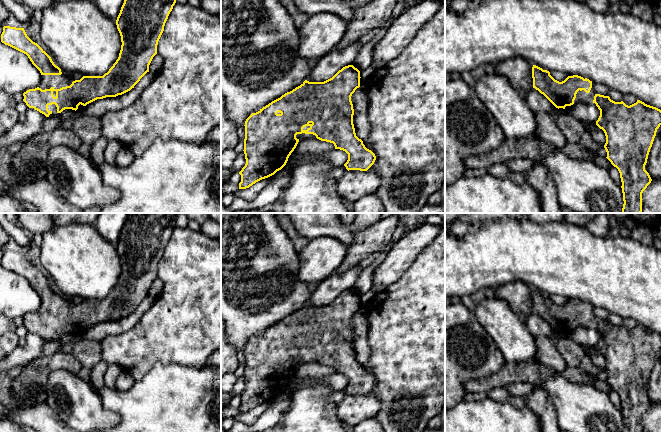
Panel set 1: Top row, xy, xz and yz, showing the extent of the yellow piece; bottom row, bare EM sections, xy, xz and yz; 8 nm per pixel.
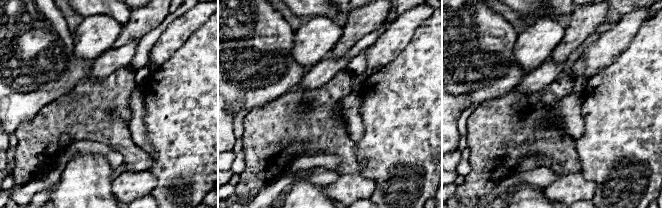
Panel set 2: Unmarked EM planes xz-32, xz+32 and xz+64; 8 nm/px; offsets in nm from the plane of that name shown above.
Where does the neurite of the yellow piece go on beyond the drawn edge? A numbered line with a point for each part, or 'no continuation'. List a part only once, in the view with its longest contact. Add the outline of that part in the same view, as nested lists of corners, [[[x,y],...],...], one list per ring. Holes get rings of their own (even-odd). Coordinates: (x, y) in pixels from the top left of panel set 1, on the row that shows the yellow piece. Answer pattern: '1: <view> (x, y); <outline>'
1: xy (47, 81); [[[62,71],[61,75],[42,75],[39,88],[42,90],[50,89],[60,89],[62,87],[70,86],[73,81],[75,81],[70,74]]]

